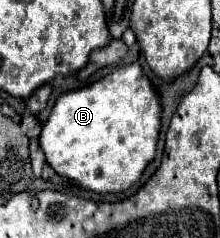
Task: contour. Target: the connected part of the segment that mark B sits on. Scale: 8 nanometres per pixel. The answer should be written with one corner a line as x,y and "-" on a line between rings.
137,63
125,65
109,73
107,77
75,89
61,93
55,107
41,129
39,145
45,153
45,161
55,173
71,179
75,185
95,191
95,193
119,193
129,189
143,173
147,163
155,157
157,137
161,127
161,105
153,91
149,79
143,75

